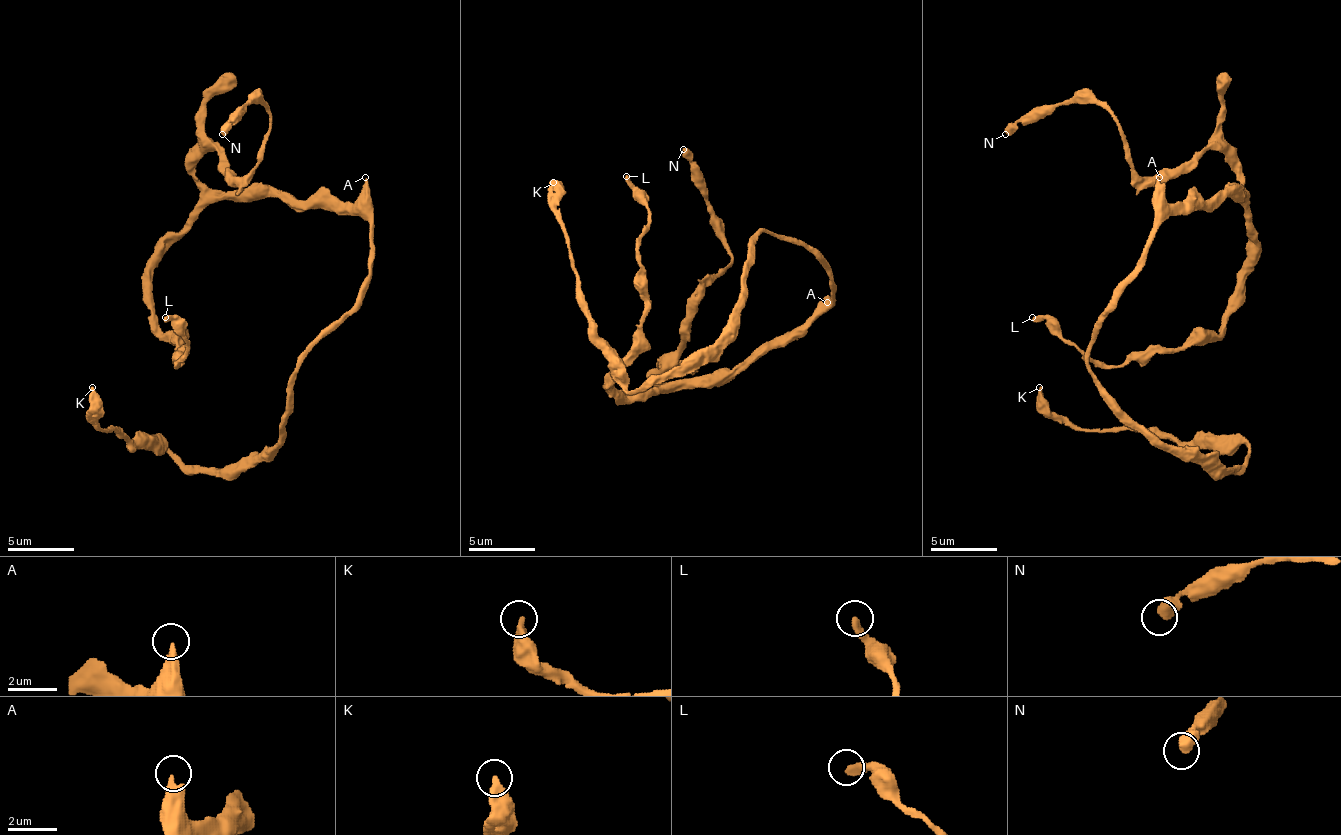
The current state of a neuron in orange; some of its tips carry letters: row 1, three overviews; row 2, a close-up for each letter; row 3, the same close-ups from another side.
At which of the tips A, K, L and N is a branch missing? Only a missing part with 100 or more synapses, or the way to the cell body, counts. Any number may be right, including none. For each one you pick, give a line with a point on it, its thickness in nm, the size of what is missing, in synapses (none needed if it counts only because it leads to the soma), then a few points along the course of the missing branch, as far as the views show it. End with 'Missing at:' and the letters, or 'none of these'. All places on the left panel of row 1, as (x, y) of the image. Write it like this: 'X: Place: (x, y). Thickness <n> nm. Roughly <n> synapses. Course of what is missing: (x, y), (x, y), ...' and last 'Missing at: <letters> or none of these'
A: Place: (365, 177). Thickness 400 nm. Roughly 180 synapses
Missing at: A

